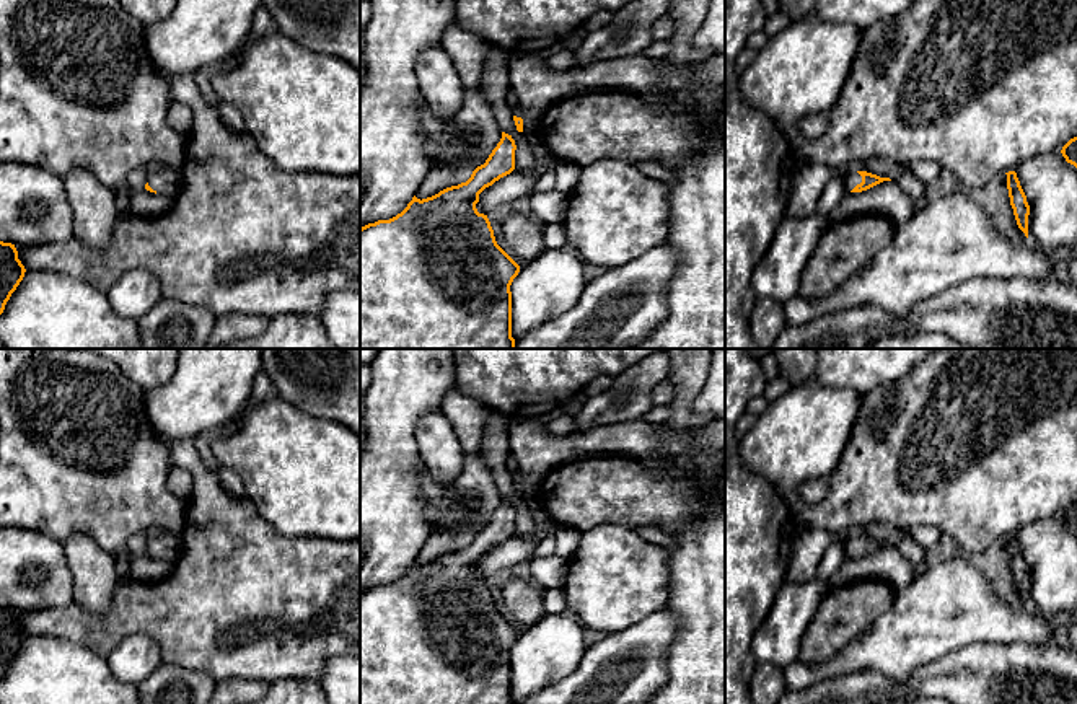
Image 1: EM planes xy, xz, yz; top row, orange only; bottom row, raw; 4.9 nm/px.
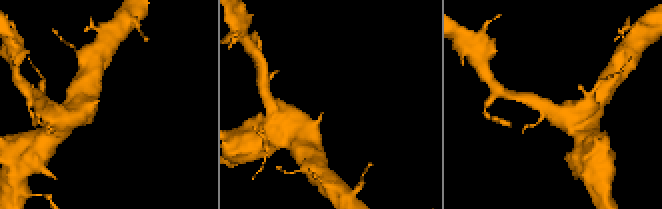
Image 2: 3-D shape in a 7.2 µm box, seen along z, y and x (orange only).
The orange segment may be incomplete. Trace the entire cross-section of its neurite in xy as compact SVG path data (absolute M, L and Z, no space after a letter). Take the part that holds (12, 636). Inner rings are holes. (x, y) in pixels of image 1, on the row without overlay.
M0 606L0 680L7 667L24 642L24 631L18 624L15 609Z

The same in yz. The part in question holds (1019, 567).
M1009 536L1005 539L1007 539L1007 554L1009 554L1009 562L1010 562L1010 570L1013 574L1017 590L1025 598L1025 601L1028 603L1030 570L1026 567L1026 561L1020 551L1017 538Z

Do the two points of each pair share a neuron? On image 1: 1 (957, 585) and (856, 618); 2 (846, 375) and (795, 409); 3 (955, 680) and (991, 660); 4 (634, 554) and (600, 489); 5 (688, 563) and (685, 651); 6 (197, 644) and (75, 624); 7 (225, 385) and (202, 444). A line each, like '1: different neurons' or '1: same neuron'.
1: different neurons
2: different neurons
3: same neuron
4: different neurons
5: same neuron
6: same neuron
7: different neurons

